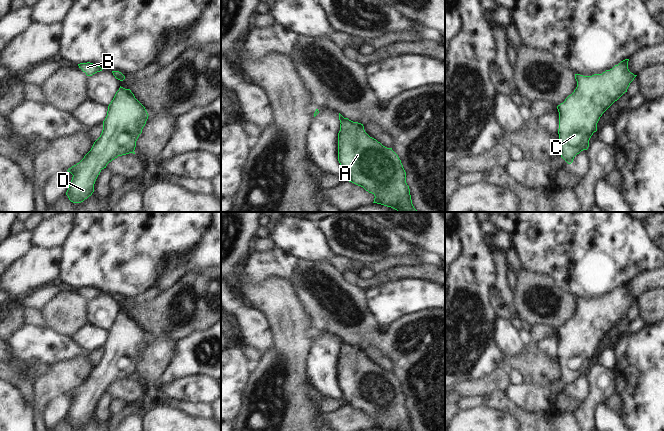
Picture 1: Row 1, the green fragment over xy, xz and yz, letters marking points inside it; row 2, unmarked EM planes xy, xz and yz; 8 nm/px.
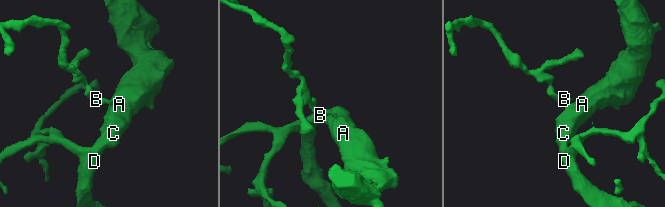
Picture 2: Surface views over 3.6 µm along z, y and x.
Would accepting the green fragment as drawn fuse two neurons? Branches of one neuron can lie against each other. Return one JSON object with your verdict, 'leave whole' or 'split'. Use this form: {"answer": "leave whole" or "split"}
{"answer": "leave whole"}

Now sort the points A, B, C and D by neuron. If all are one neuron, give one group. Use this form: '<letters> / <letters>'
A B C D

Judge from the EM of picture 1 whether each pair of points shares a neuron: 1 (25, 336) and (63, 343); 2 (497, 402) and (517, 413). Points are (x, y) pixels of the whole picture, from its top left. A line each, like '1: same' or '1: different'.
1: same
2: same

